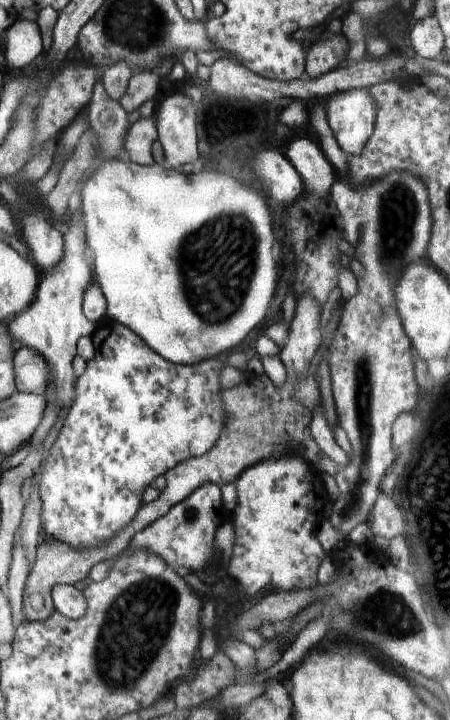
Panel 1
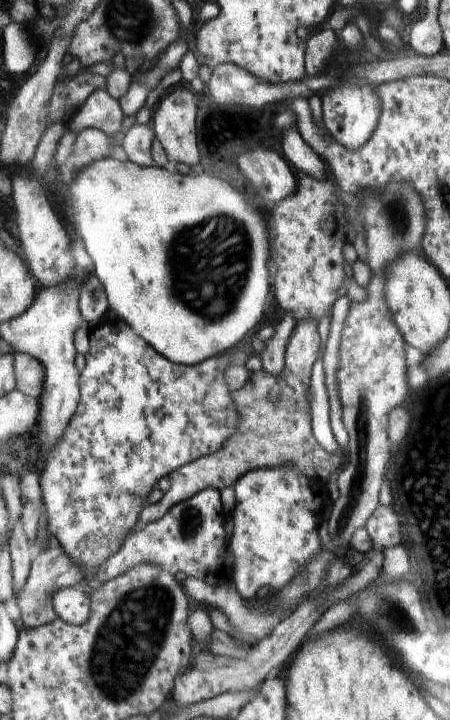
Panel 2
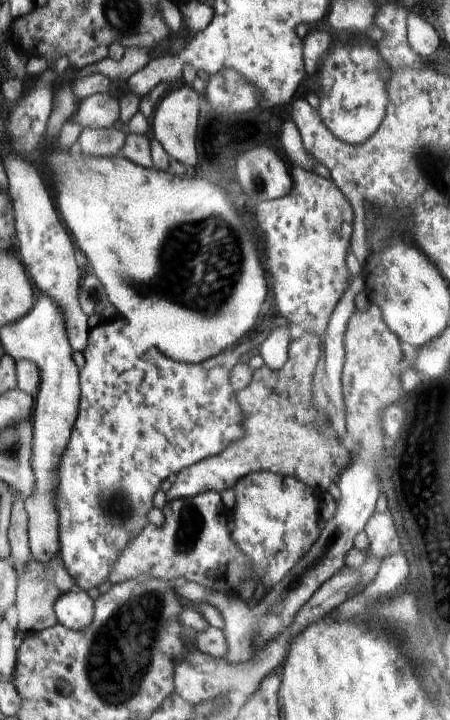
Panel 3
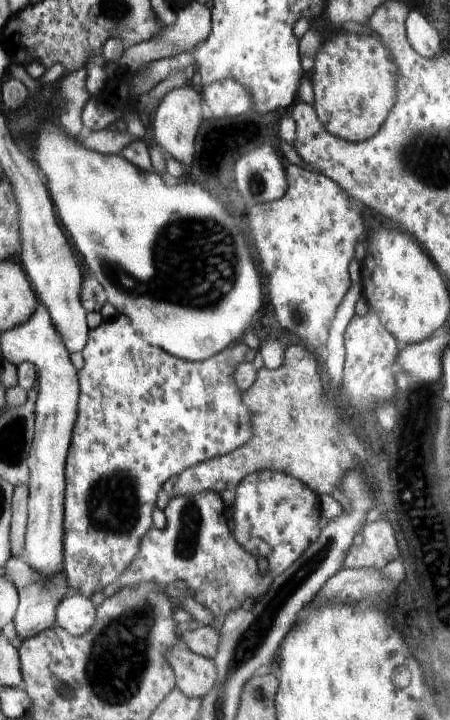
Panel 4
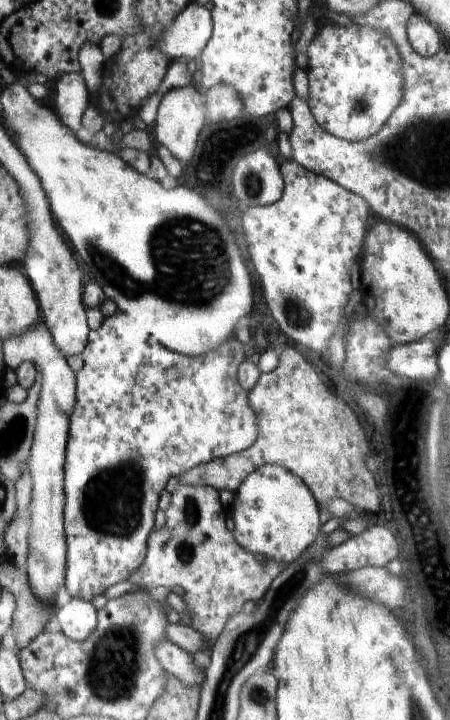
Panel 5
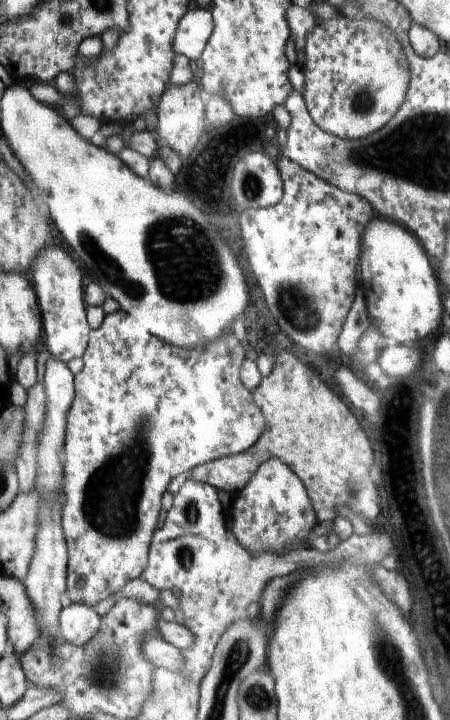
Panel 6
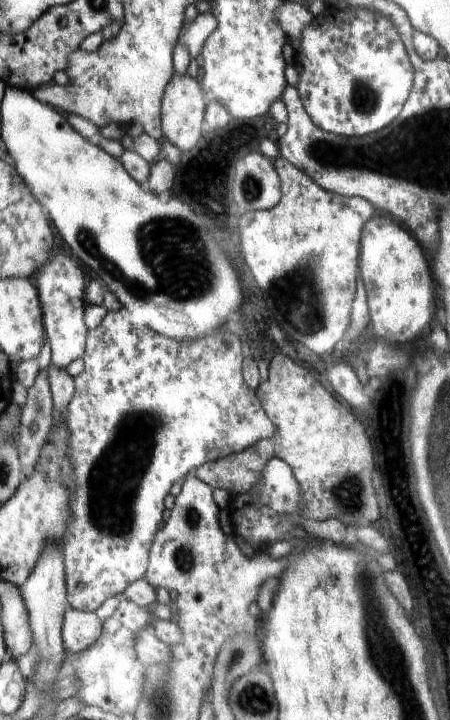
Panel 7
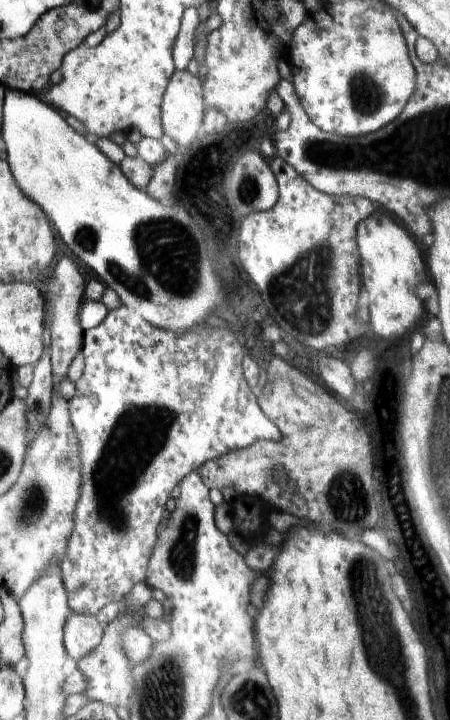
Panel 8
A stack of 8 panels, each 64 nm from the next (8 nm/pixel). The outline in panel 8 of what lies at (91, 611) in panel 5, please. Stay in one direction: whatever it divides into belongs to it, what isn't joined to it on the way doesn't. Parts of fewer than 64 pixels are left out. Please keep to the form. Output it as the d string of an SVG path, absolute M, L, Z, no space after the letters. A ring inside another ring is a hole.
M73 612L65 632L68 653L76 662L102 645L106 630L96 615Z

